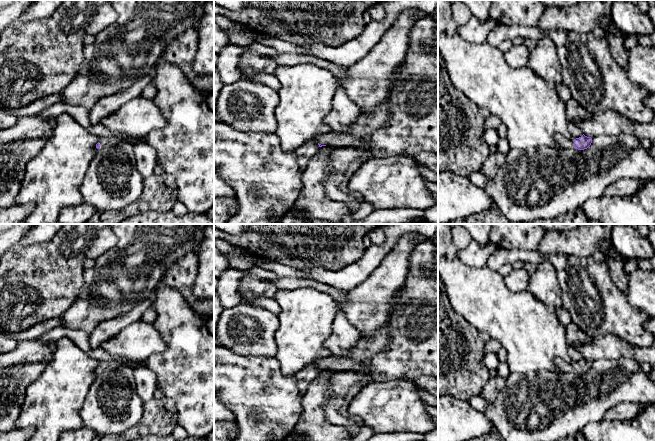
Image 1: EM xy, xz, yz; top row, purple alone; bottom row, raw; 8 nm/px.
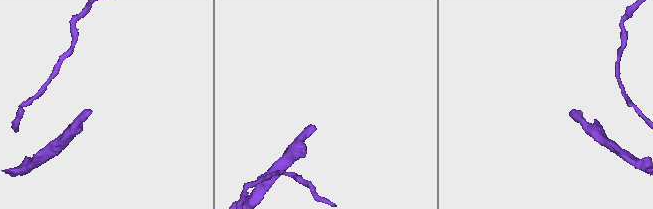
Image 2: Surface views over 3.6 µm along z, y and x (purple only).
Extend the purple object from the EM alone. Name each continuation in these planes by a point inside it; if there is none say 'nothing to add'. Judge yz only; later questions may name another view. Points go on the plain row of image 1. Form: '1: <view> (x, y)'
1: yz (564, 366)

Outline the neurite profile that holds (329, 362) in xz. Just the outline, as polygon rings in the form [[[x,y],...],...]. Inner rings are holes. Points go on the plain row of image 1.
[[[330,355],[318,359],[315,364],[321,369],[333,371],[355,371],[361,369],[361,365],[356,361],[348,358],[337,358]]]

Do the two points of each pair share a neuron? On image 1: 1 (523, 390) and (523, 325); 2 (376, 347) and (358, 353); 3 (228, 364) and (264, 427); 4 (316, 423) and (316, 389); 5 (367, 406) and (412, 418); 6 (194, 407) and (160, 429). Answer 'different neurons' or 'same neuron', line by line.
1: different neurons
2: same neuron
3: same neuron
4: same neuron
5: same neuron
6: different neurons

